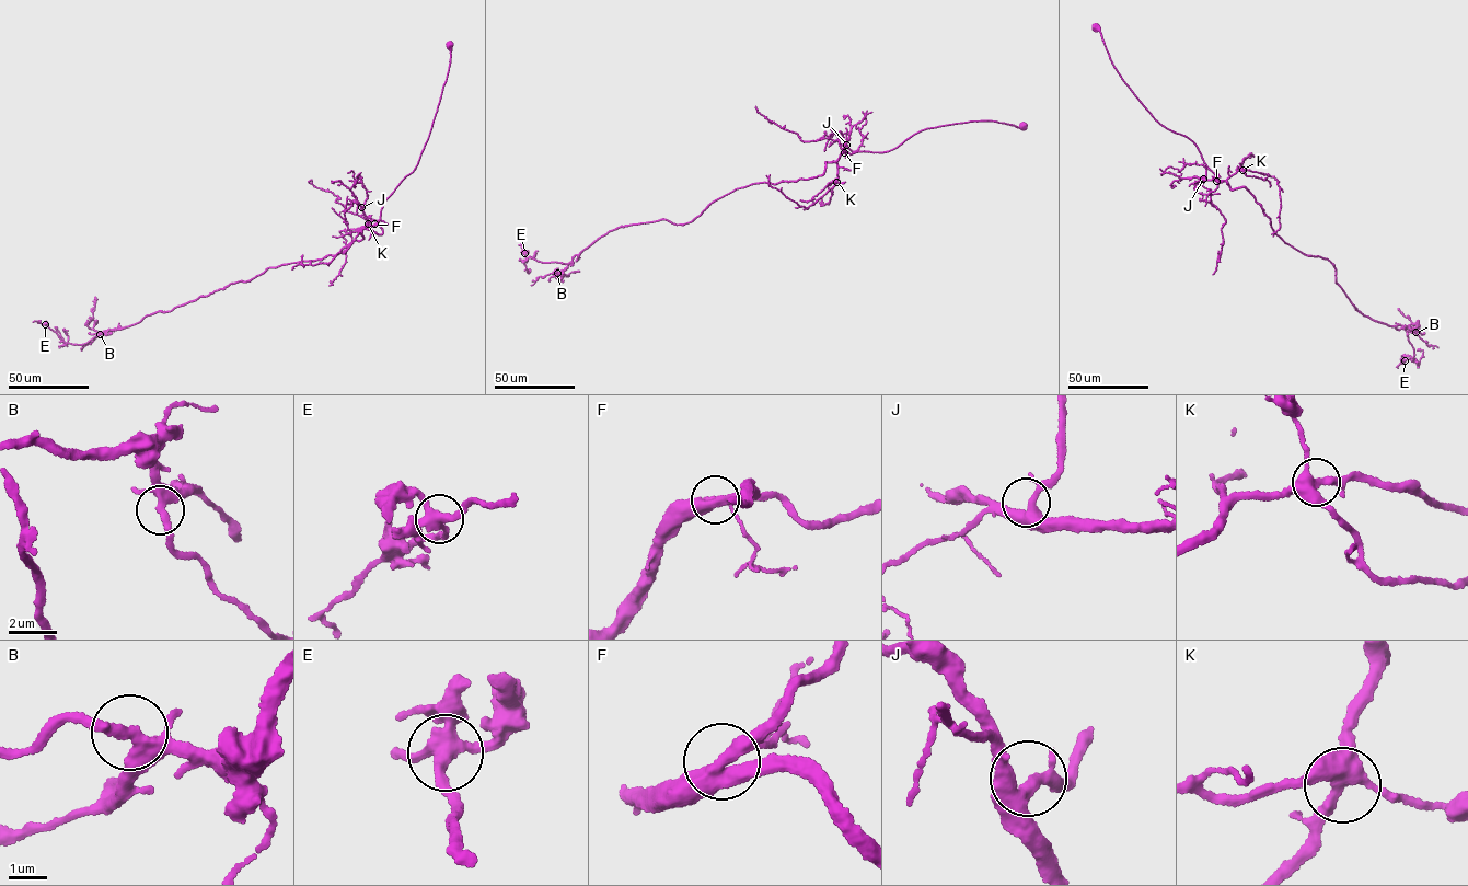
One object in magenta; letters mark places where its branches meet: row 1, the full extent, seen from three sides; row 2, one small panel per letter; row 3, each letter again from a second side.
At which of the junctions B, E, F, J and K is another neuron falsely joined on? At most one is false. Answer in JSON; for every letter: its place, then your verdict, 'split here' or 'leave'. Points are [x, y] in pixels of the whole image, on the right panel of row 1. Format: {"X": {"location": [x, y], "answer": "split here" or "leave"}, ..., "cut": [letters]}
{"B": {"location": [1416, 332], "answer": "leave"}, "E": {"location": [1405, 360], "answer": "leave"}, "F": {"location": [1216, 181], "answer": "leave"}, "J": {"location": [1203, 179], "answer": "leave"}, "K": {"location": [1243, 170], "answer": "leave"}, "cut": []}

